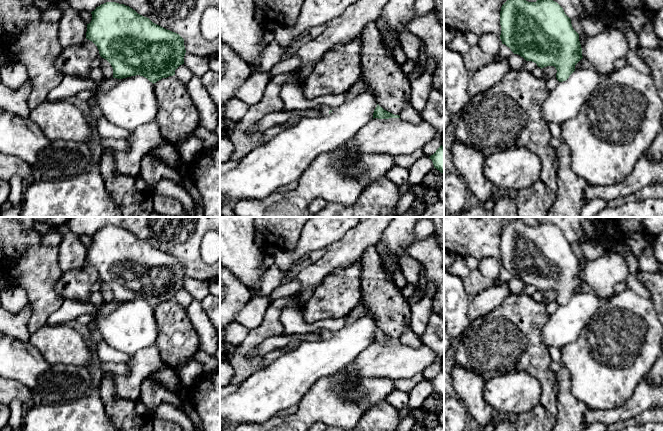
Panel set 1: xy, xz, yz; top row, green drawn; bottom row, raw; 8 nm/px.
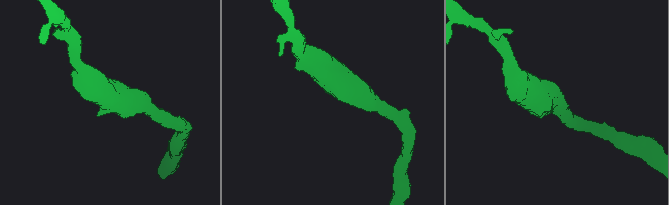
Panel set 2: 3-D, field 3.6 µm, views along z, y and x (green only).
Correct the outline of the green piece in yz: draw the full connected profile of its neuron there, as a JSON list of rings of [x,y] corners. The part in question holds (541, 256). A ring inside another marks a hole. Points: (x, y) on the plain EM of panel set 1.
[[[521,218],[509,222],[501,231],[500,249],[502,268],[526,285],[536,287],[541,293],[554,290],[559,306],[566,305],[583,282],[579,258],[573,253],[571,243],[563,232],[553,224],[528,226]]]

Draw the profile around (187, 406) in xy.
[[[181,397],[180,399],[181,399],[182,406],[183,406],[182,409],[186,412],[186,414],[192,421],[194,427],[197,429],[197,431],[202,431],[202,425],[200,422],[200,418],[197,412],[195,411],[193,405],[191,404],[191,402],[185,401]]]

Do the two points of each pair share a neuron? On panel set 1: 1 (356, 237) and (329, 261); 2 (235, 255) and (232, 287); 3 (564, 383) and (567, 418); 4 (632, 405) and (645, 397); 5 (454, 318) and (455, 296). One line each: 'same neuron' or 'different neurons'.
1: same neuron
2: different neurons
3: same neuron
4: same neuron
5: same neuron

